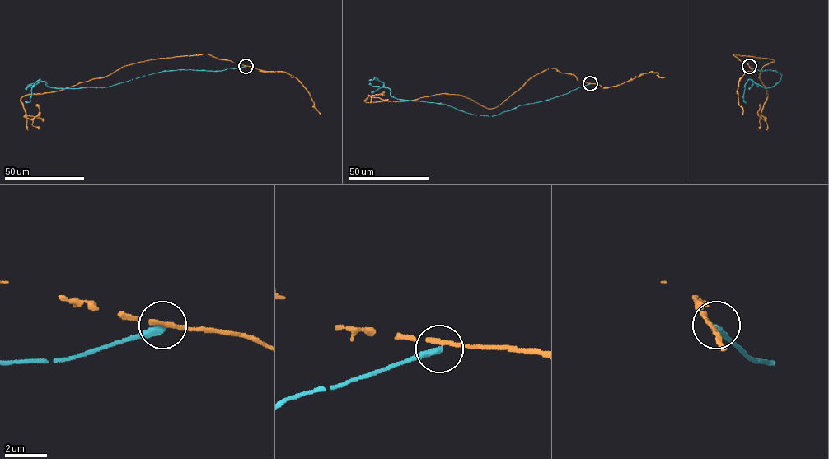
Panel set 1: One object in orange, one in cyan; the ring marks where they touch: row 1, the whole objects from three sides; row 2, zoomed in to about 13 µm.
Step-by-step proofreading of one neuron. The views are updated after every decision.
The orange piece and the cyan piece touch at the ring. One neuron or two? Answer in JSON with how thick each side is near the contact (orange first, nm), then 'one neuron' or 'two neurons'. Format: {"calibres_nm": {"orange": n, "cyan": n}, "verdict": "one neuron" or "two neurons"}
{"calibres_nm": {"orange": 180, "cyan": 320}, "verdict": "two neurons"}

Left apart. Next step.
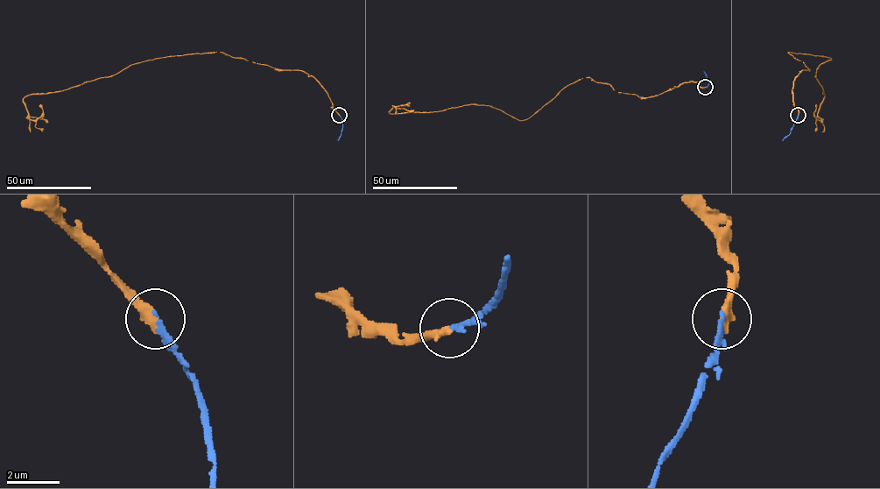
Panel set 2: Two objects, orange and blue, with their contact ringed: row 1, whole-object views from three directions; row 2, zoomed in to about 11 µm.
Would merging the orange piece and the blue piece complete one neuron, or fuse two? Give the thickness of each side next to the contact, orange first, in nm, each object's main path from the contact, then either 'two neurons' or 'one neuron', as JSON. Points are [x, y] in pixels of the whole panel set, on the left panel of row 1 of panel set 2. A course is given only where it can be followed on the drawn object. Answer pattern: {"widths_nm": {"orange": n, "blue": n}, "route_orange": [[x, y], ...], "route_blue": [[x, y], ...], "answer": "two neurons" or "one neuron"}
{"widths_nm": {"orange": 400, "blue": 190}, "route_orange": [[339, 115], [306, 74], [216, 52], [150, 60], [24, 98], [32, 120], [43, 113], [40, 104]], "route_blue": [[339, 115], [342, 125], [338, 140]], "answer": "one neuron"}

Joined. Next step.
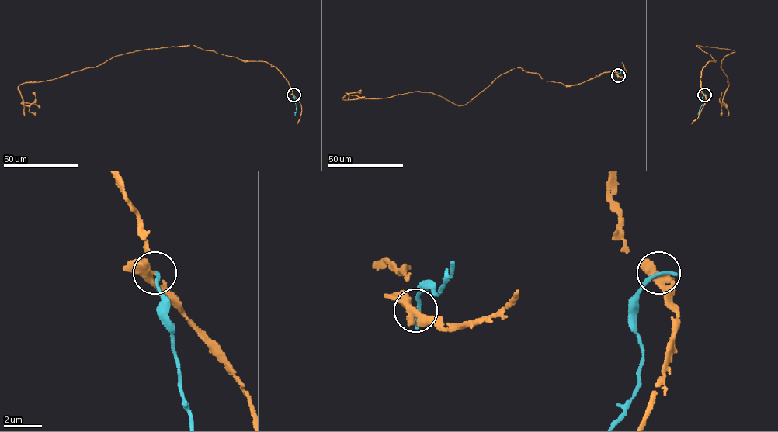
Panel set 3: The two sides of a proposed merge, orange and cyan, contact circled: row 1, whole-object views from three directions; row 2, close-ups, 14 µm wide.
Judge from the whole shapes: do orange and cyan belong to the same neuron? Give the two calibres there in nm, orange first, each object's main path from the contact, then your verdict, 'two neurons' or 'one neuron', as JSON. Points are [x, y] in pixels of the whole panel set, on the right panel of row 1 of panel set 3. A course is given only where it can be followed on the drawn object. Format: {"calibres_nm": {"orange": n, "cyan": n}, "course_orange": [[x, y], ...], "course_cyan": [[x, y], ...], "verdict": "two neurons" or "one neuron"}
{"calibres_nm": {"orange": 420, "cyan": 260}, "course_orange": [[704, 95], [702, 69], [714, 59], [697, 45], [734, 51], [722, 60], [729, 83], [722, 105], [721, 91]], "course_cyan": [[704, 95], [698, 115]], "verdict": "two neurons"}

